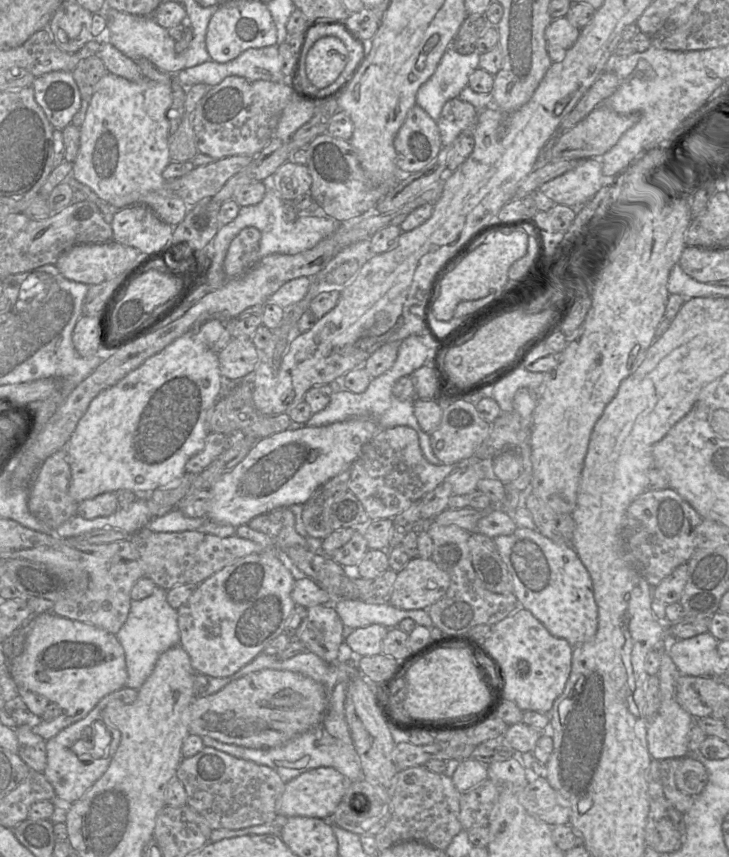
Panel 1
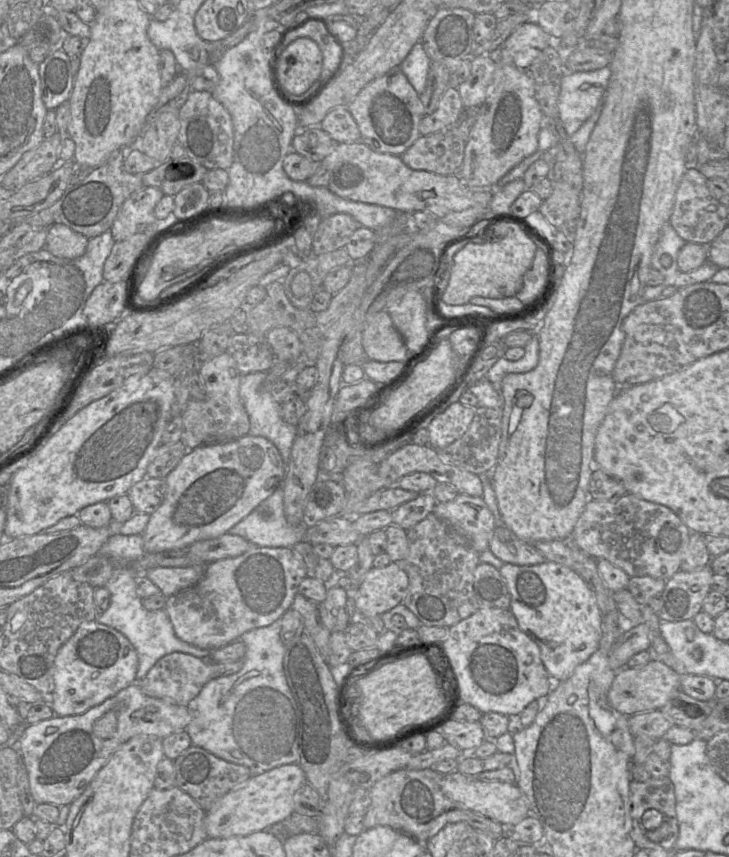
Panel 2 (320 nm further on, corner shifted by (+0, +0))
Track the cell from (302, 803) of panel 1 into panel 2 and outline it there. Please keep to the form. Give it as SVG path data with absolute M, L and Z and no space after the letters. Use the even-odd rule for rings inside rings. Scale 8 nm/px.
M286 764L259 775L233 788L206 811L204 827L208 838L229 838L263 831L294 813L293 796L307 783L299 764Z

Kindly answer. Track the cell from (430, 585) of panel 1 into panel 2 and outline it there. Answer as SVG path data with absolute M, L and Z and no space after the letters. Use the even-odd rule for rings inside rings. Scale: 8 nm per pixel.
M396 562L382 568L371 568L359 585L356 608L359 615L382 615L402 603L409 580Z

